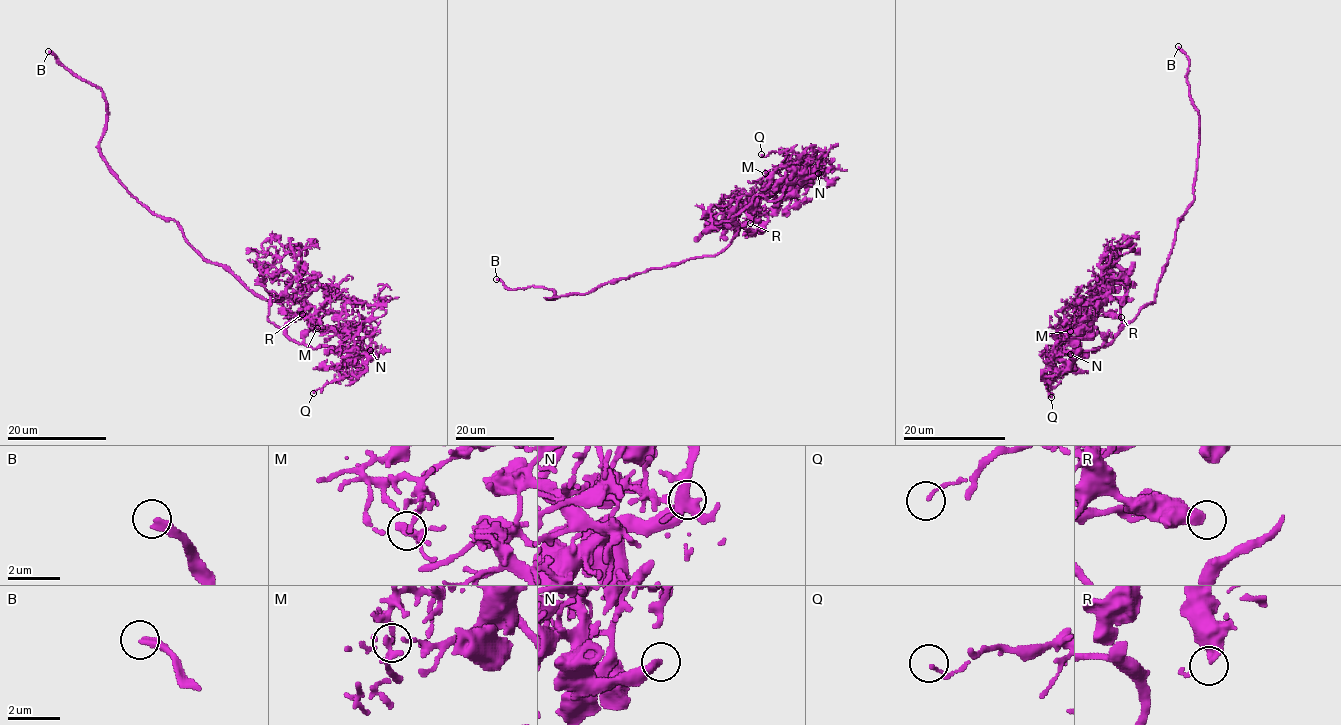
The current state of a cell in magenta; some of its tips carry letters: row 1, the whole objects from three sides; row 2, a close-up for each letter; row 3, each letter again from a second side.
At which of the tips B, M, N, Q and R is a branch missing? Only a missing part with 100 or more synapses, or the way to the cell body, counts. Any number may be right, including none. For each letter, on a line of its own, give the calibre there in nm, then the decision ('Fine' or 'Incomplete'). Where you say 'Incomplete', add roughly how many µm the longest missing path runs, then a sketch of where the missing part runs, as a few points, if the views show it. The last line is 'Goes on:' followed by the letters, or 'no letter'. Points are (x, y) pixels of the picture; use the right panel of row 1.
B: Thickness 280 nm. Incomplete. Missing length about 160 µm
M: Thickness 160 nm. Fine
N: Thickness 400 nm. Incomplete. Missing length about 15 µm. Course of what is missing: (1070, 354), (1063, 342), (1063, 332), (1053, 322), (1052, 305)
Q: Thickness 120 nm. Fine
R: Thickness 460 nm. Fine
Goes on: B, N

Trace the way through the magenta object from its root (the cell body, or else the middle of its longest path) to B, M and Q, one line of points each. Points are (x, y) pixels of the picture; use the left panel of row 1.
B: (214, 262), (175, 221), (153, 215), (120, 181), (99, 147), (103, 92), (48, 51)
M: (214, 262), (277, 301), (292, 339), (303, 340), (314, 314), (317, 328)
Q: (214, 262), (277, 301), (292, 339), (340, 347), (355, 357), (350, 374), (313, 393)

